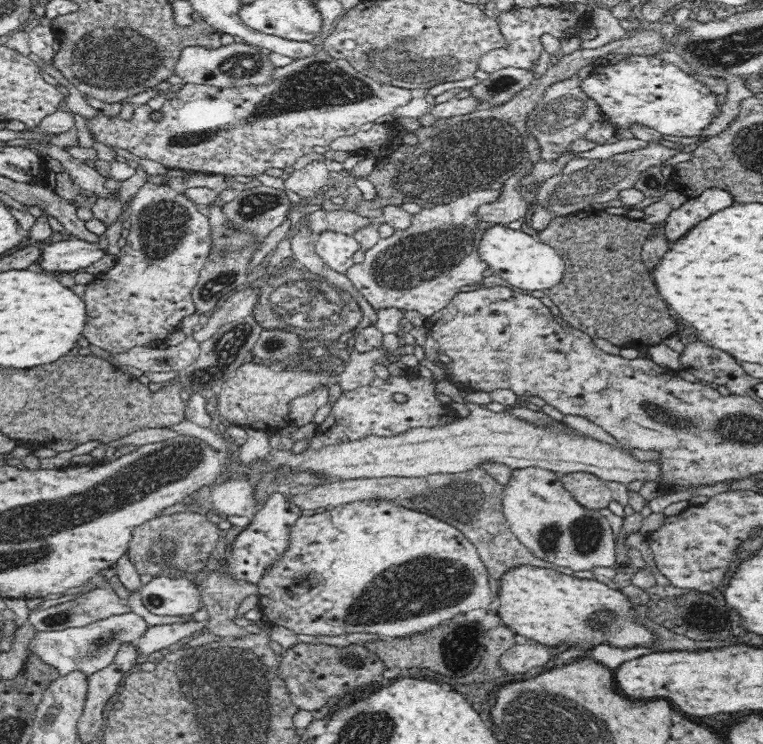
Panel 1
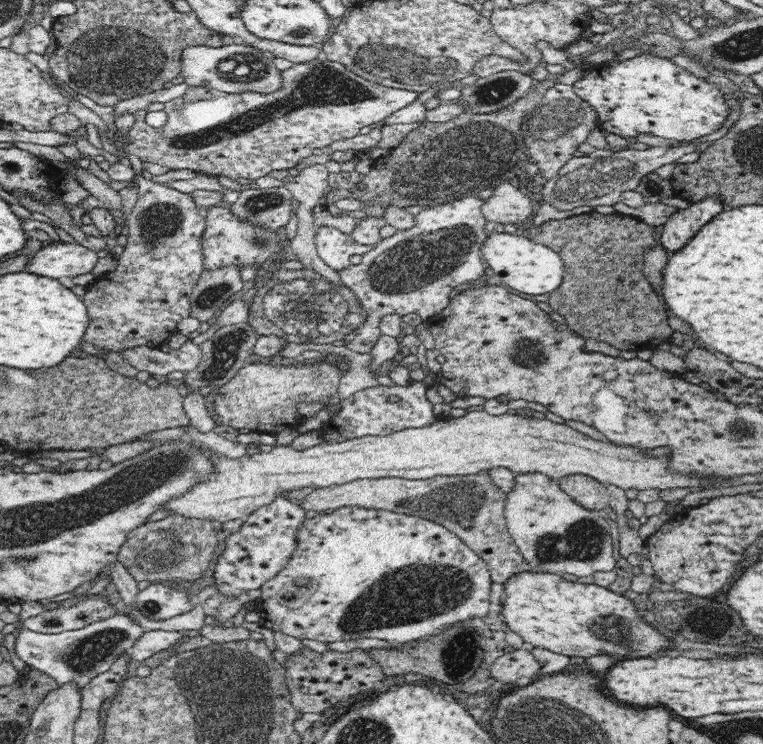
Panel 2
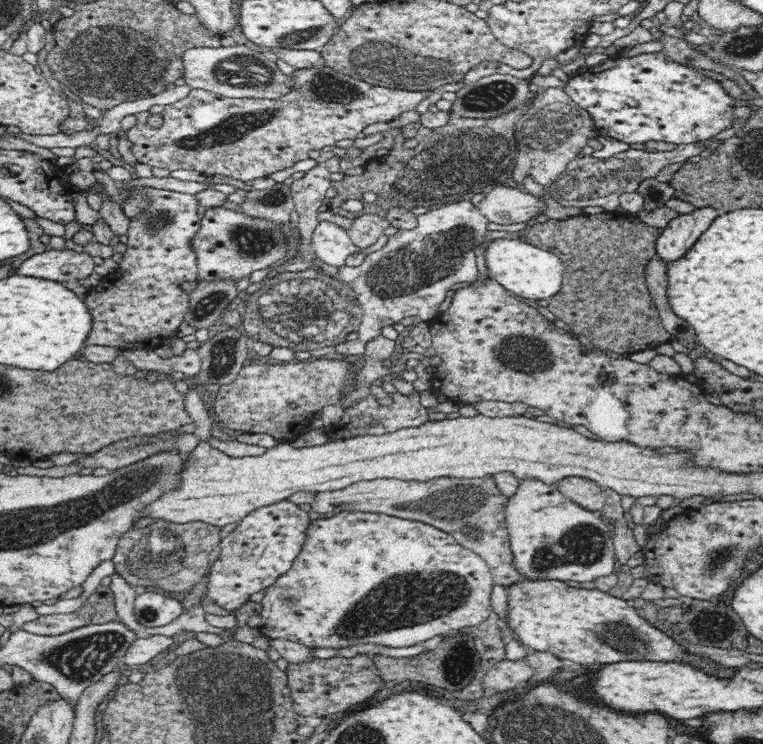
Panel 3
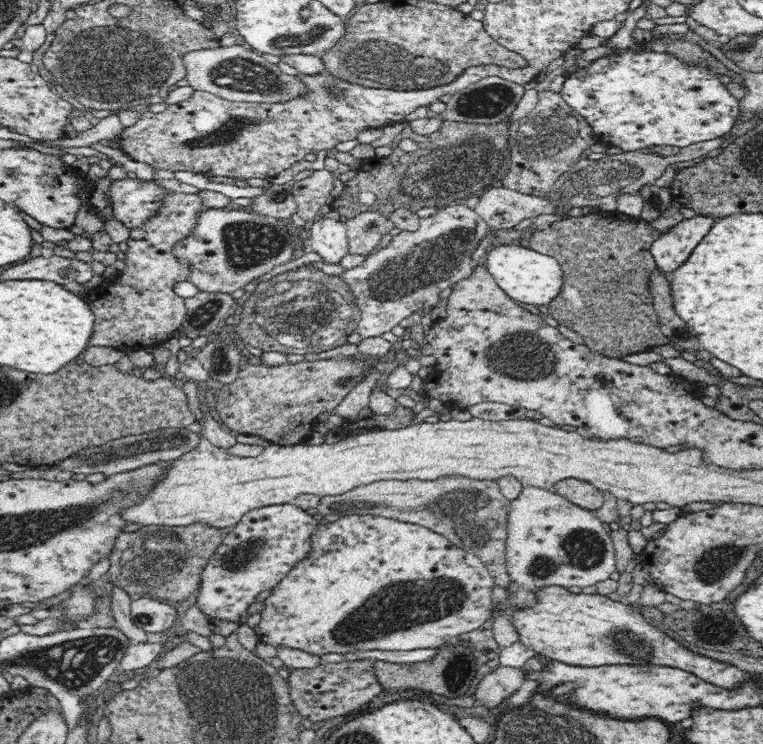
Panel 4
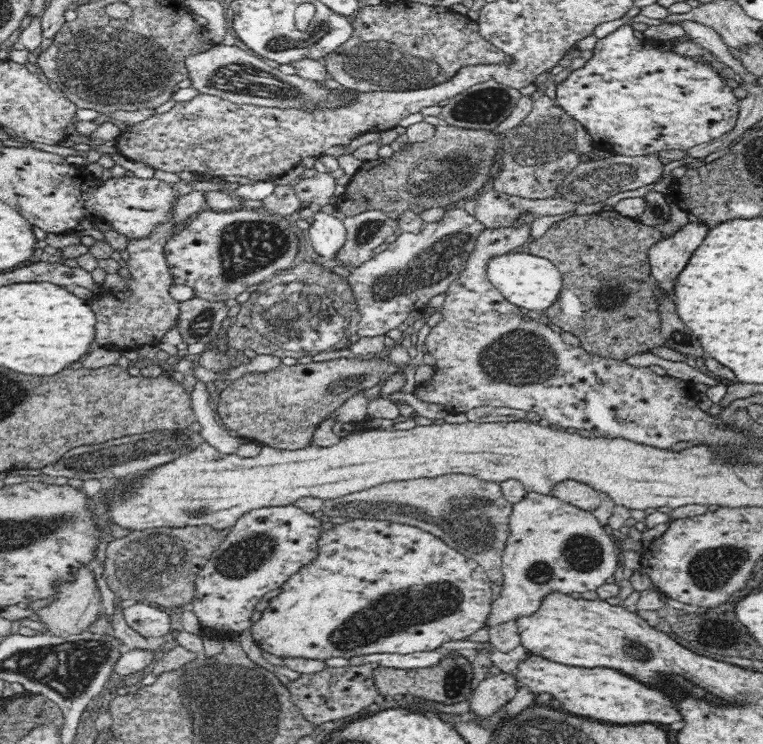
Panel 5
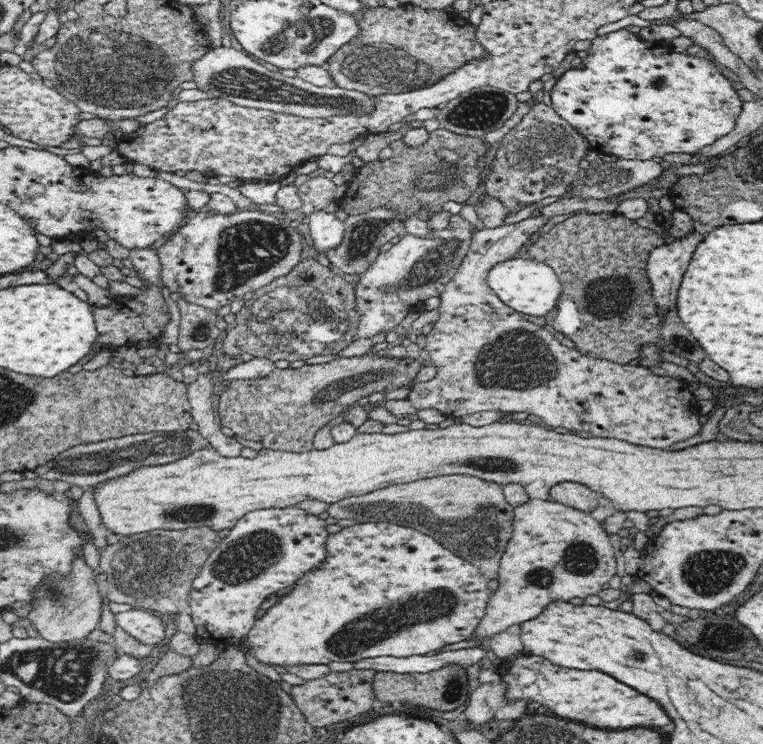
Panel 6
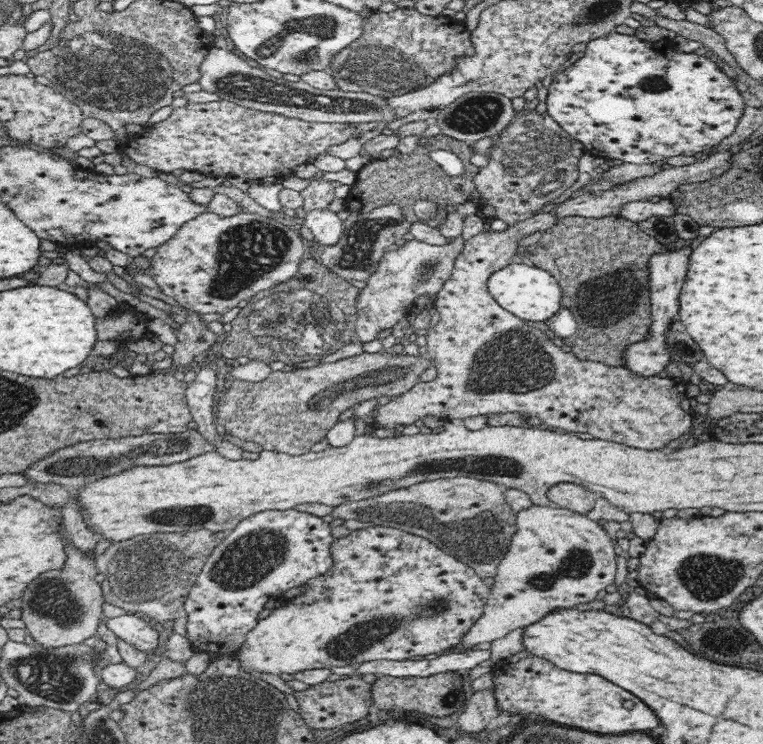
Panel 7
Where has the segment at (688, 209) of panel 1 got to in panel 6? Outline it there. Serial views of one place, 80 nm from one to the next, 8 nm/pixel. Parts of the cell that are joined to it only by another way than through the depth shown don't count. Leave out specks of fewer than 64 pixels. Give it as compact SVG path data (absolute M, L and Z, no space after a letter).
M696 231L686 238L676 240L674 244L666 244L651 250L647 261L647 276L652 287L652 297L656 303L656 311L658 315L663 316L668 311L676 308L676 296L678 296L678 288L682 284L682 276L688 270L688 262L698 246L698 242L702 242L702 236Z

